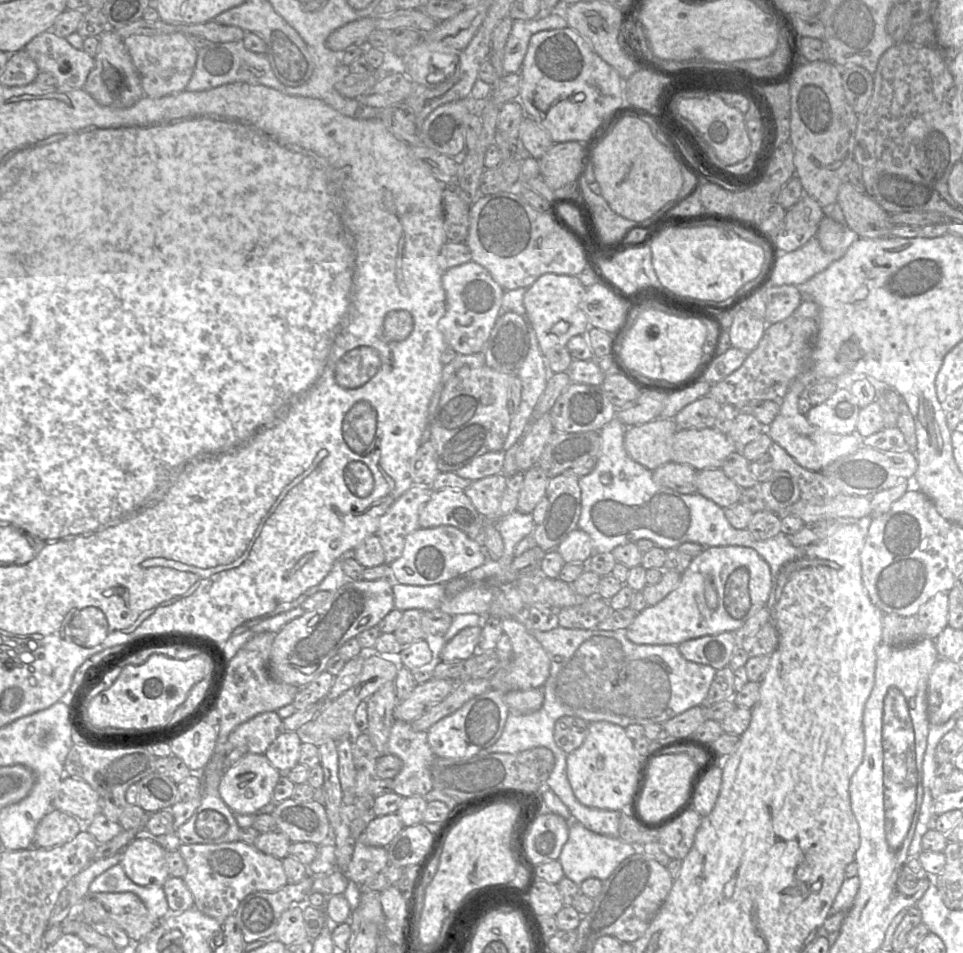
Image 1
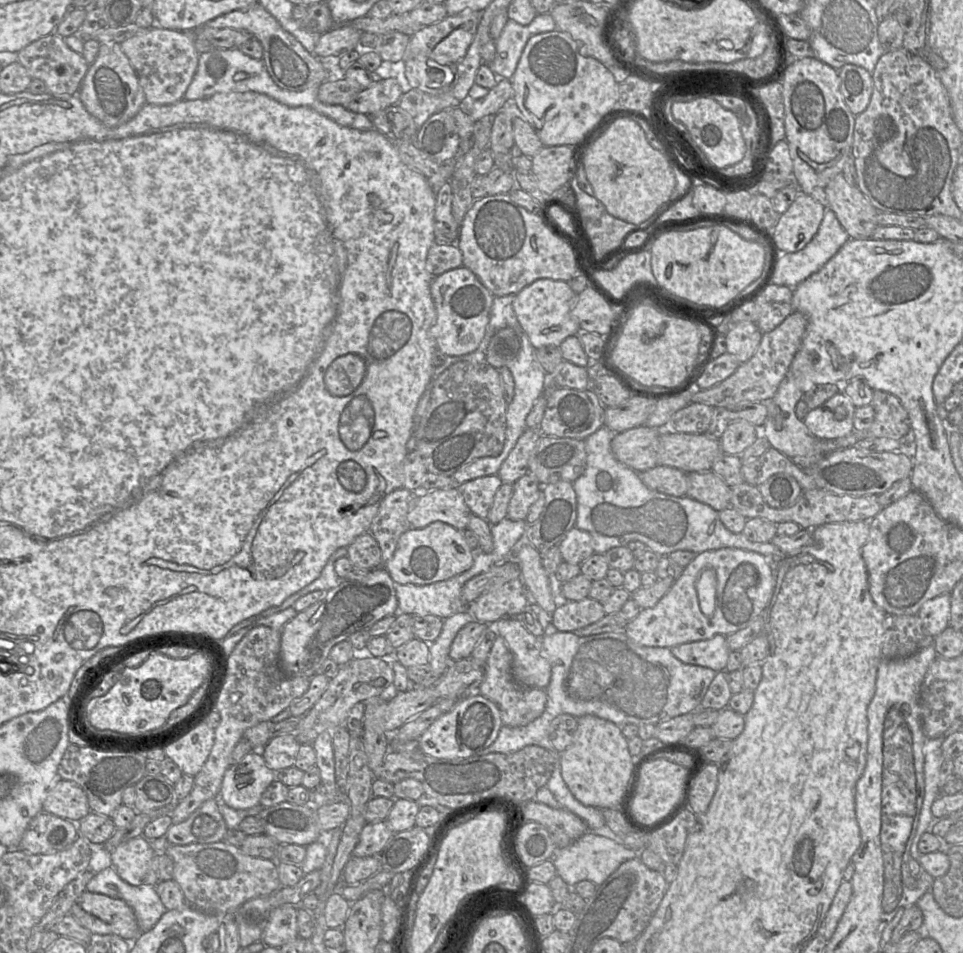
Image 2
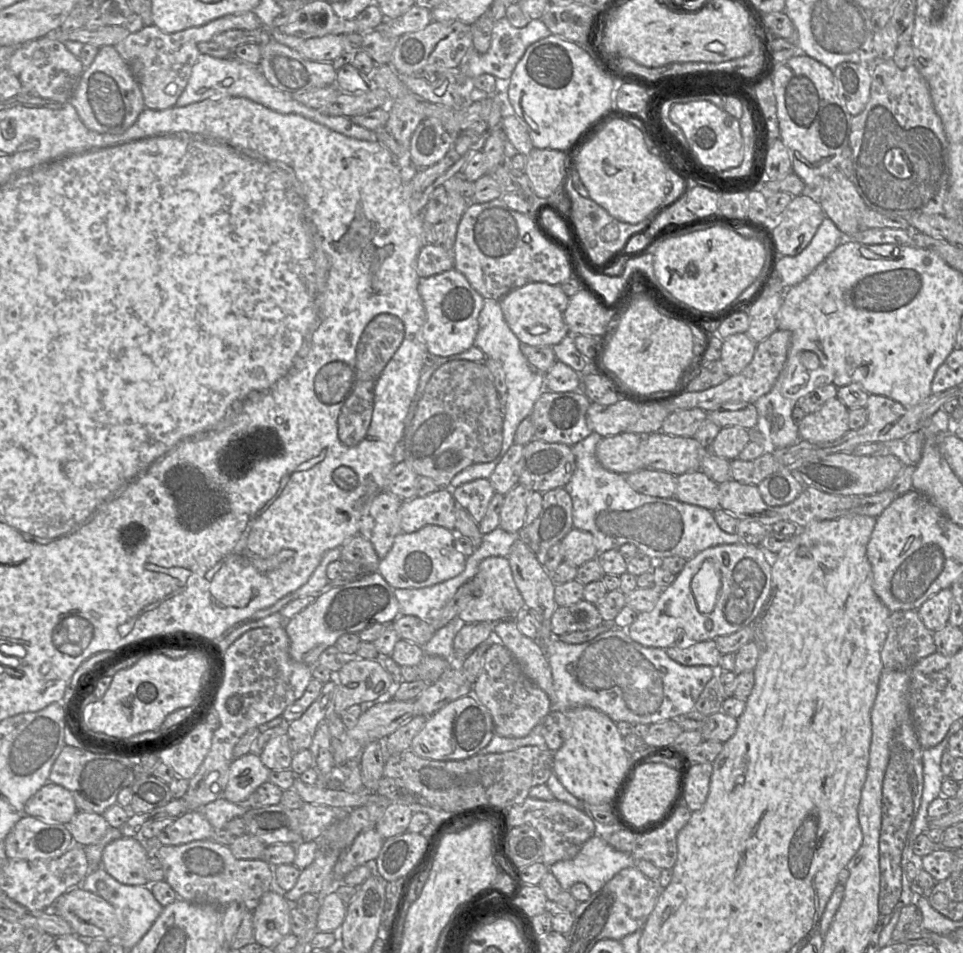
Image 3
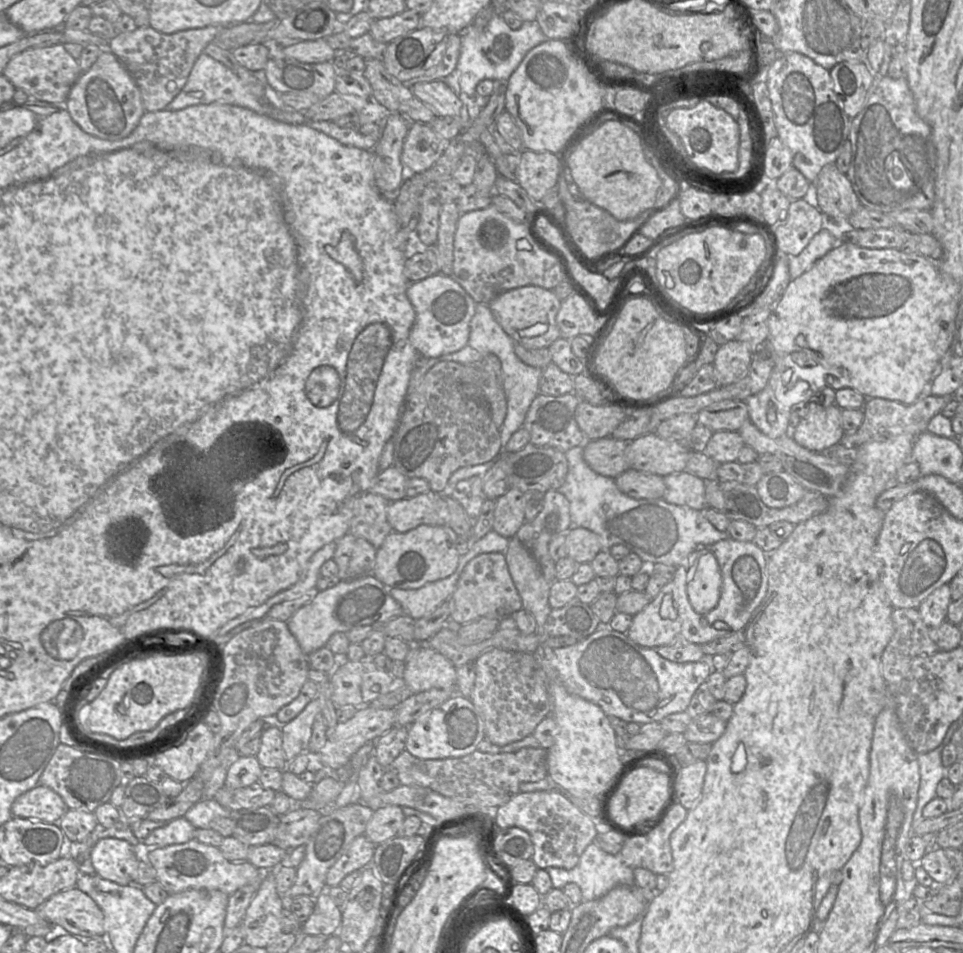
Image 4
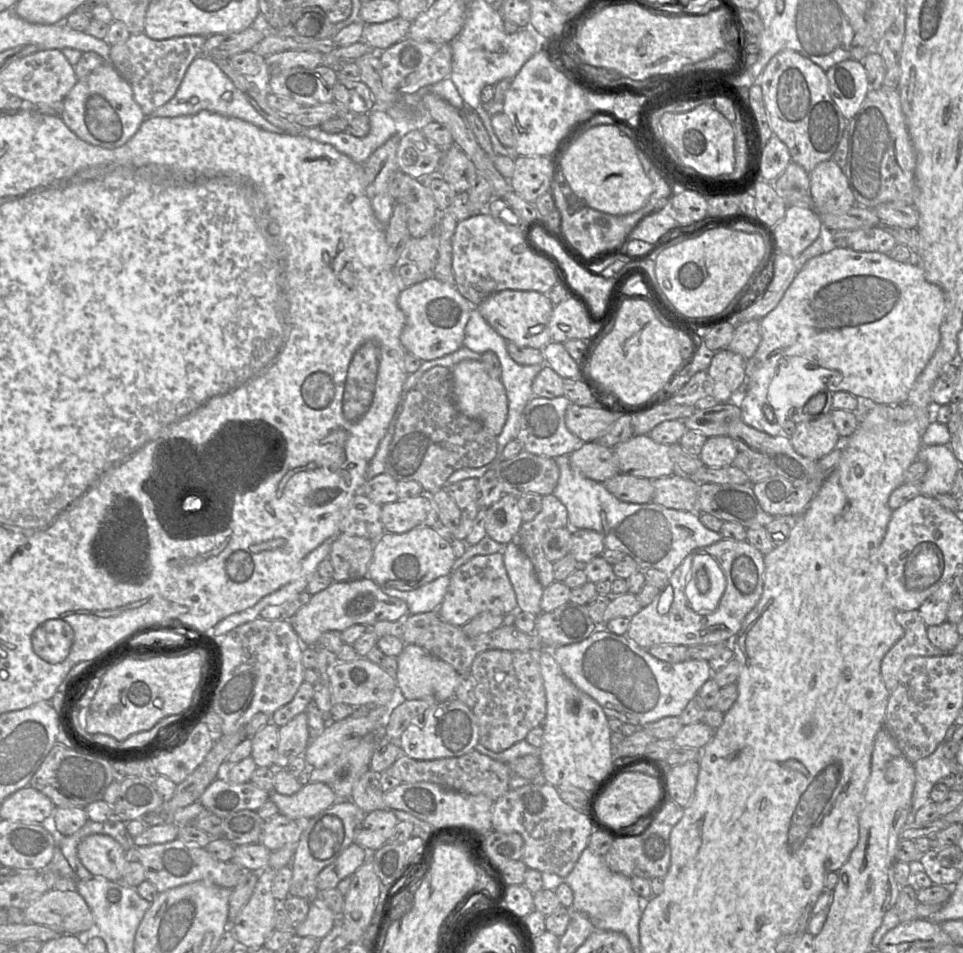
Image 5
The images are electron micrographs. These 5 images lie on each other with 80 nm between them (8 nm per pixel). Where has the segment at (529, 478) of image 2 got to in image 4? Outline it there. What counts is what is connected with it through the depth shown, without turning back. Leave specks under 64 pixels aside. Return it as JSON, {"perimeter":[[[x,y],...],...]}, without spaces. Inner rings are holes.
{"perimeter":[[[518,489],[508,491],[496,499],[492,530],[511,539],[526,522],[524,517],[524,493]]]}

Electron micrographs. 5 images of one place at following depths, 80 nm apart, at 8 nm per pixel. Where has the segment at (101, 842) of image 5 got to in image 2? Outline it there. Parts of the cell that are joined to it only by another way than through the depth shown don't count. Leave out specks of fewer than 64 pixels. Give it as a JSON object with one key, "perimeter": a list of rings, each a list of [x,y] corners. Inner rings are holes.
{"perimeter":[[[143,836],[132,838],[110,853],[111,866],[121,879],[140,886],[155,886],[158,882],[157,853]]]}

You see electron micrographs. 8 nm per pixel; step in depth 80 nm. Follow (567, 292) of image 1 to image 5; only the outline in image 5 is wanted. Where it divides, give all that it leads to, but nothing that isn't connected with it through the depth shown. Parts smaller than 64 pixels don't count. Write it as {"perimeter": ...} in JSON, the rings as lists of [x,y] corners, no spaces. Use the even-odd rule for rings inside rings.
{"perimeter":[[[502,290],[491,294],[474,307],[477,307],[486,322],[506,341],[511,341],[520,347],[543,349],[551,342],[549,319],[554,306],[541,292]]]}

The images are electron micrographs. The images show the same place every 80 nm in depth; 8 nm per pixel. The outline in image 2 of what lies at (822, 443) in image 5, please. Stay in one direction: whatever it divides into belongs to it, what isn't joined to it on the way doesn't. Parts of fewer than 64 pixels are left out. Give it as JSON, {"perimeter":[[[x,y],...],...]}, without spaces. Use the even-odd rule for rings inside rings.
{"perimeter":[[[838,392],[821,406],[811,409],[804,419],[810,433],[822,440],[849,435],[853,430],[856,407],[844,393]]]}

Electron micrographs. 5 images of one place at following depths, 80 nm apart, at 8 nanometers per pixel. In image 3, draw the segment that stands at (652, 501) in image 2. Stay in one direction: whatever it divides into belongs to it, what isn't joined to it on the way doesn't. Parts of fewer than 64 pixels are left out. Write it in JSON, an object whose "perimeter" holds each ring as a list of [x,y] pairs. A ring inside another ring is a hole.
{"perimeter":[[[592,432],[571,446],[576,469],[564,486],[572,499],[574,528],[592,534],[598,553],[633,544],[655,562],[671,556],[688,560],[709,547],[743,543],[737,534],[726,533],[718,526],[712,511],[675,498],[638,493],[630,487],[625,475],[604,469],[595,455],[601,438]]]}

